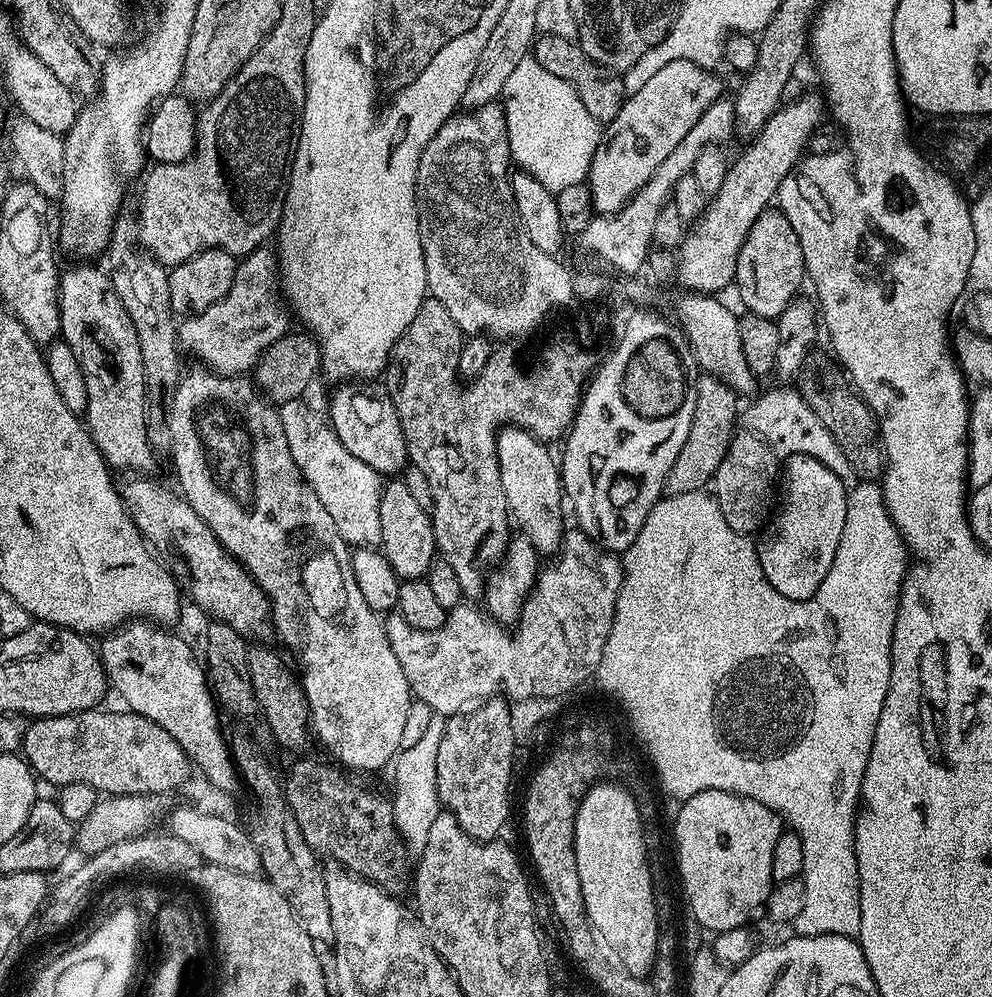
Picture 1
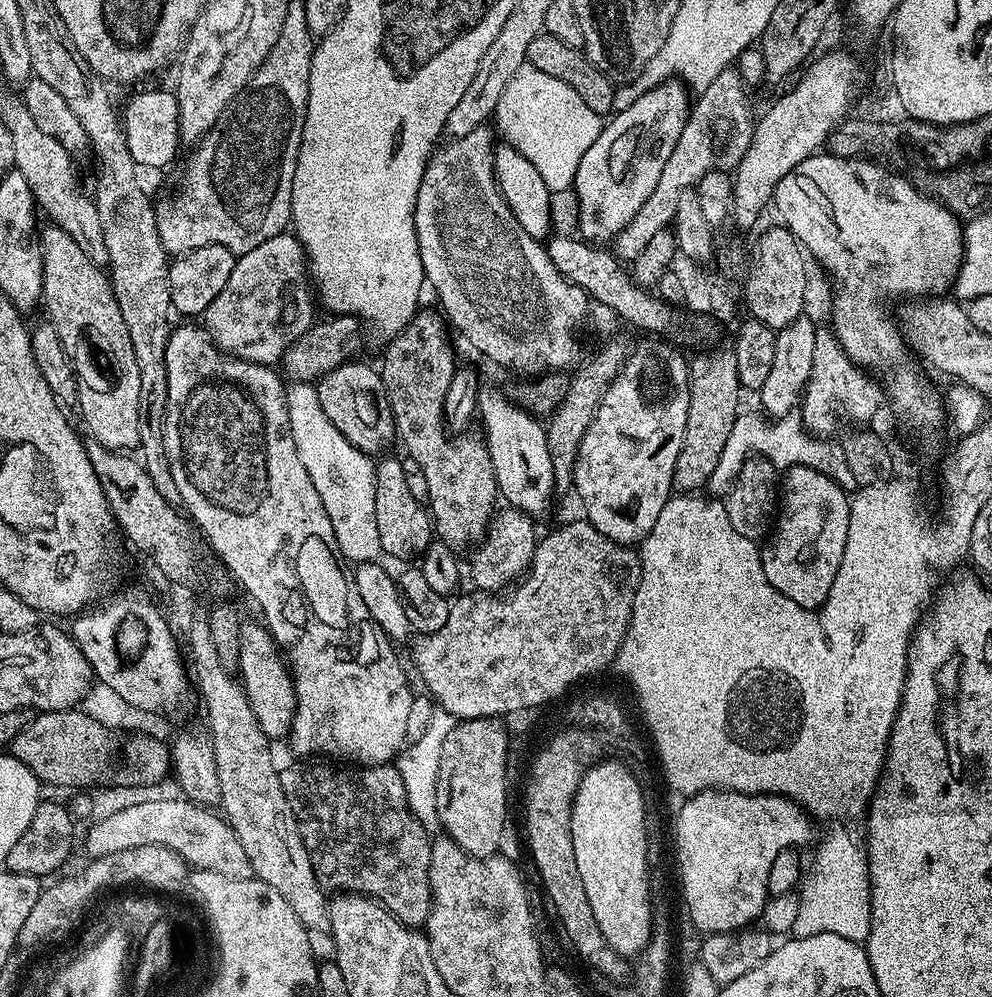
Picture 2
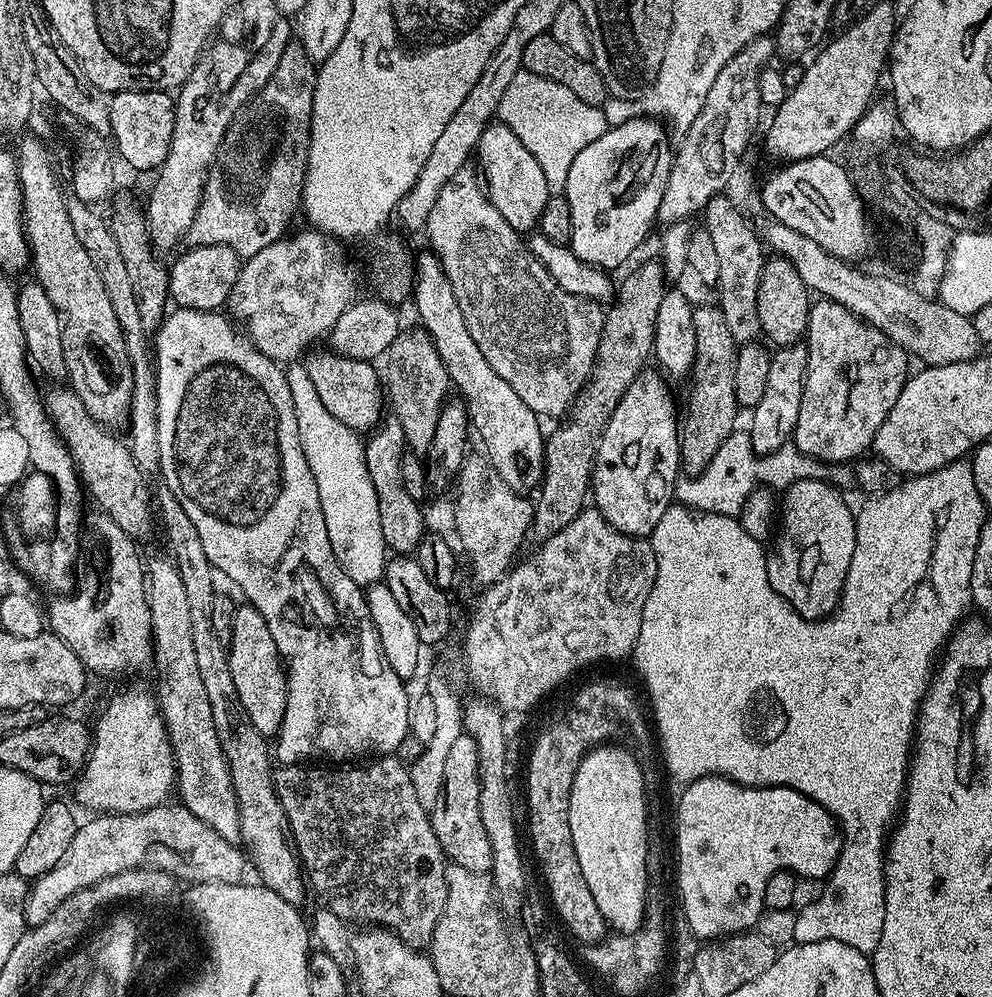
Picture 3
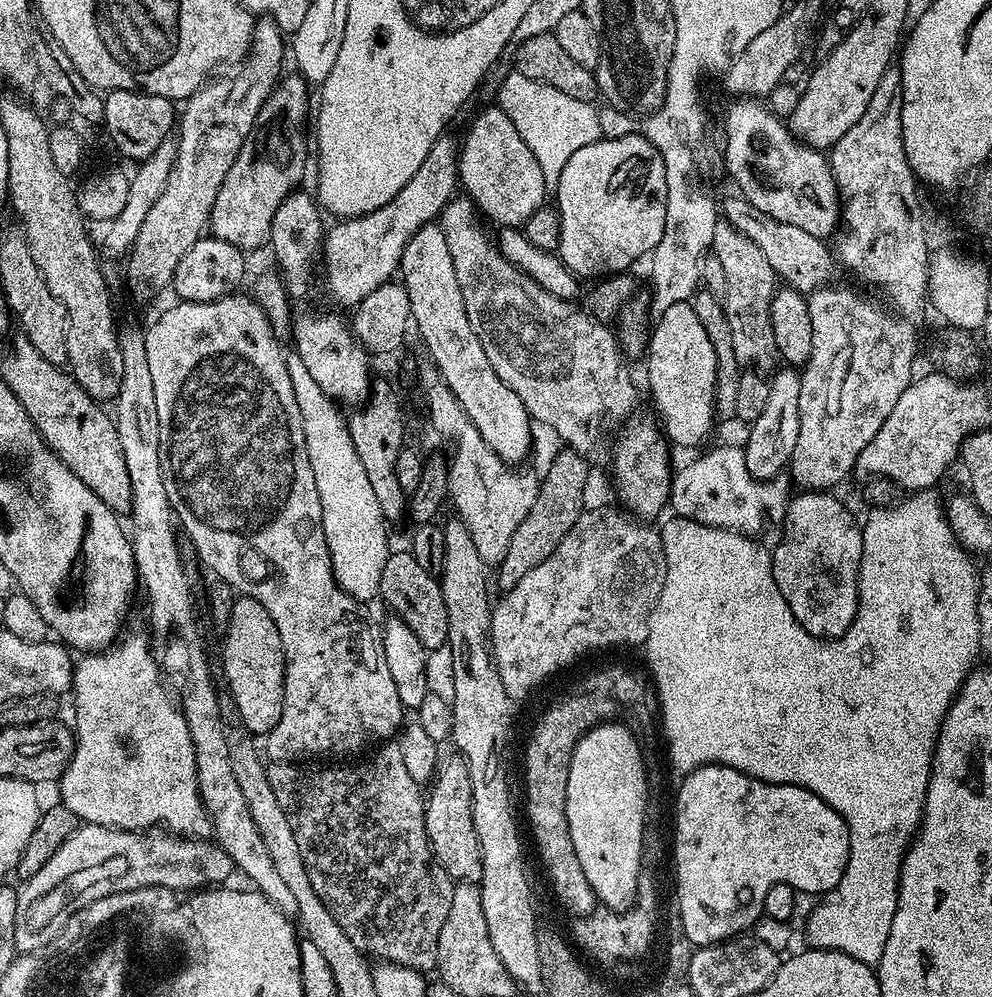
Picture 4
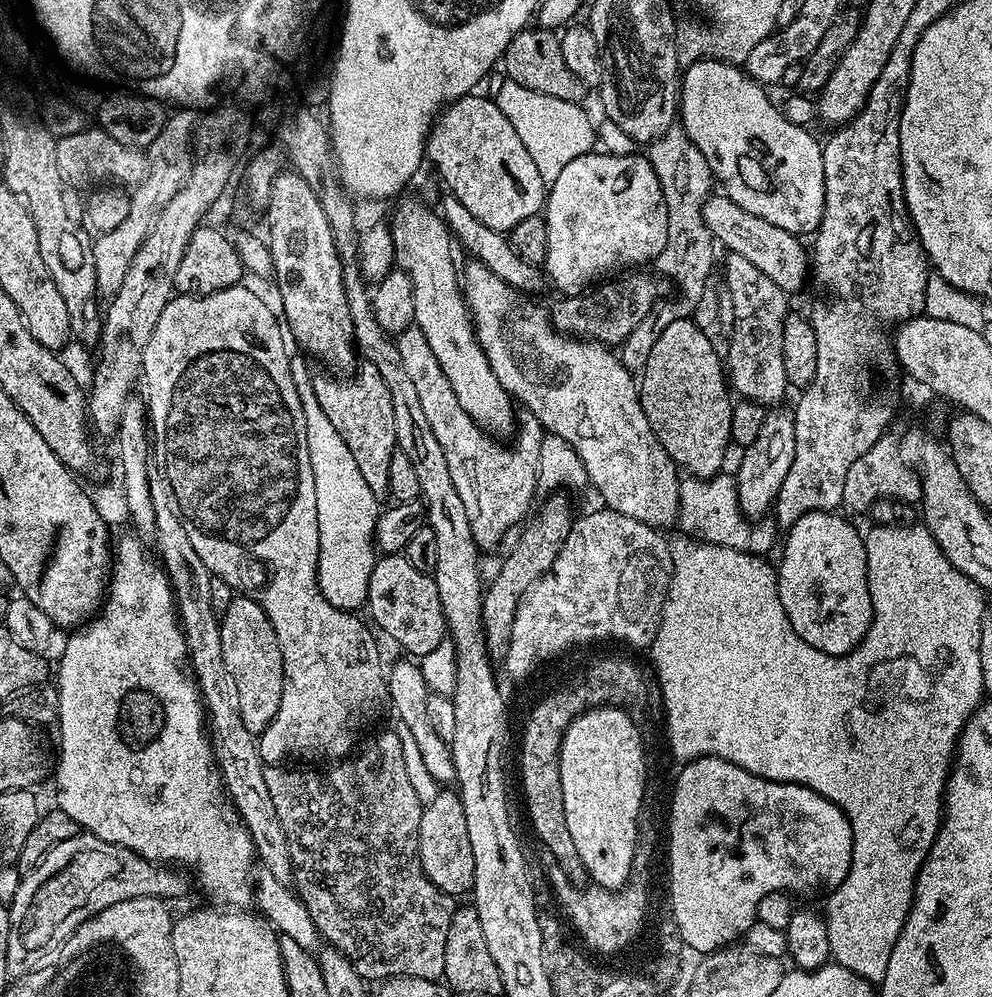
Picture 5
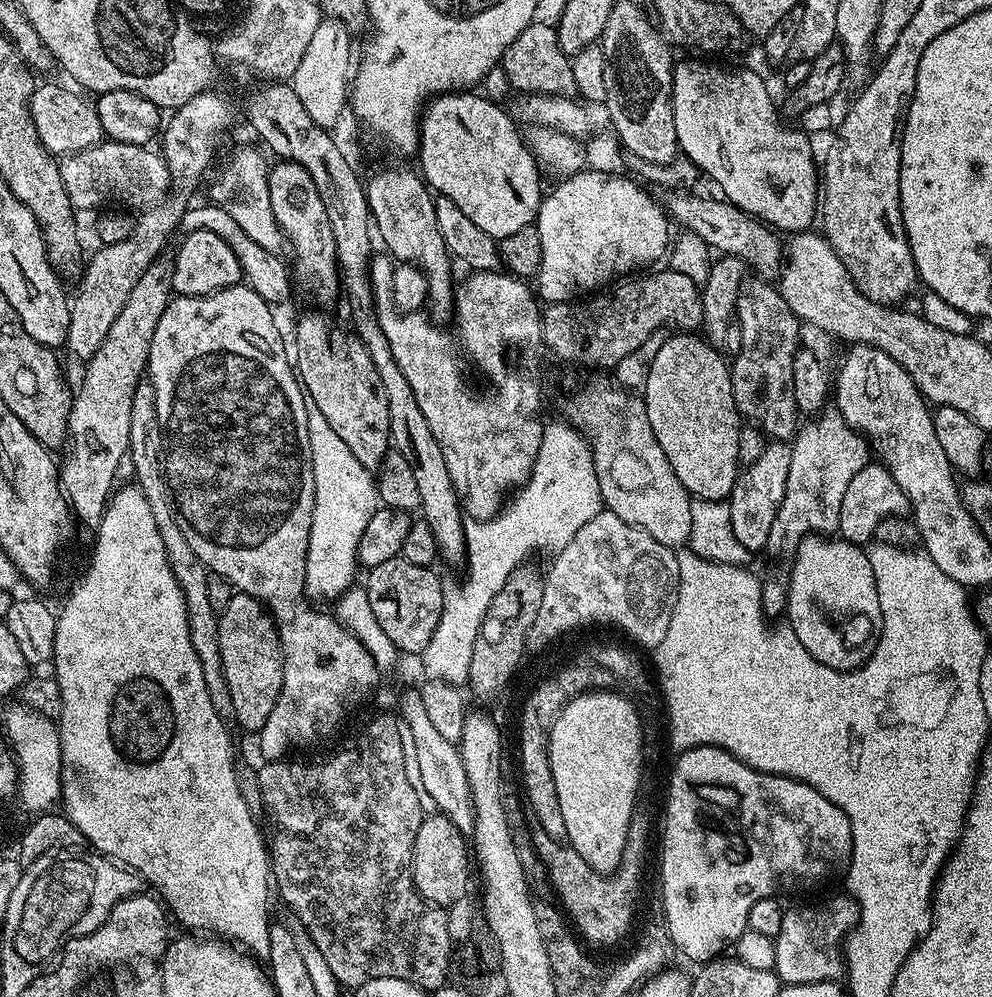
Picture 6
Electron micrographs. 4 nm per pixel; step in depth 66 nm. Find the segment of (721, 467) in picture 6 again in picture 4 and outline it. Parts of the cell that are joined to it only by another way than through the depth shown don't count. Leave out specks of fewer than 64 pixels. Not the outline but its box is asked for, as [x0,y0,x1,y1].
[646,303,718,448]

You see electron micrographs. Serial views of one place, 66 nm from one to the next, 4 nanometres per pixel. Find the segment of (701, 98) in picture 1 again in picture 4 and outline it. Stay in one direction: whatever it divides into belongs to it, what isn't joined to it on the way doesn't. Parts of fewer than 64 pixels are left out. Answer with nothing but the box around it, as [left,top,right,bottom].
[554,134,668,278]

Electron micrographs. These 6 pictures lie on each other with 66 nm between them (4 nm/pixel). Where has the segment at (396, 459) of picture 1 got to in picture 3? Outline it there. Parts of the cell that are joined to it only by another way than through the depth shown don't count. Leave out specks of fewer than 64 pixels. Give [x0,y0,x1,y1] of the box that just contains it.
[306,350,386,434]

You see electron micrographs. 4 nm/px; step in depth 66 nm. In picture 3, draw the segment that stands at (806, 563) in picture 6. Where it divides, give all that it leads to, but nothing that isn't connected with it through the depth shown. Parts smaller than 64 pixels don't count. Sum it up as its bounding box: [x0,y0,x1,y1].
[767,480,856,620]

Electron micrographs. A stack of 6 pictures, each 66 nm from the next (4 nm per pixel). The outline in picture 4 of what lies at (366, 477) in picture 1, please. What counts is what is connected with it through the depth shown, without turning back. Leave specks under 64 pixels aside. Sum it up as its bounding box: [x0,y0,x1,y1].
[287,354,390,602]

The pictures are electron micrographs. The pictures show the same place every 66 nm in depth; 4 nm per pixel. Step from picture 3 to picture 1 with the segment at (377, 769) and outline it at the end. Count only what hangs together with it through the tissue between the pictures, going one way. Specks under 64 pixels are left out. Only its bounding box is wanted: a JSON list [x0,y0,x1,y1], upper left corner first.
[282,760,410,894]

